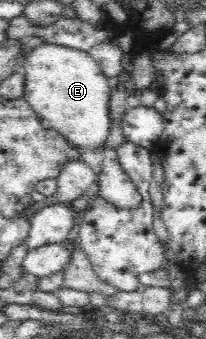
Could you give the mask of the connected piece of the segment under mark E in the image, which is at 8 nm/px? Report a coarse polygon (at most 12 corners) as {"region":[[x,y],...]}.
{"region":[[87,51],[22,63],[28,107],[75,147],[109,134],[111,87]]}

